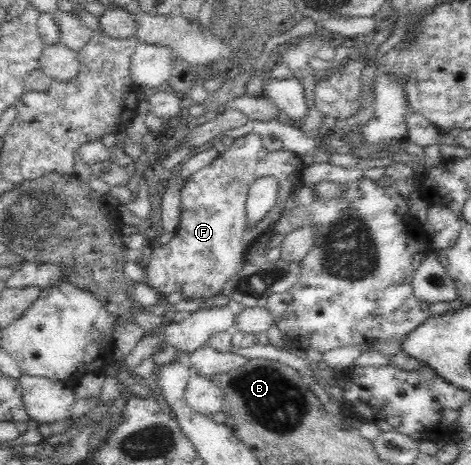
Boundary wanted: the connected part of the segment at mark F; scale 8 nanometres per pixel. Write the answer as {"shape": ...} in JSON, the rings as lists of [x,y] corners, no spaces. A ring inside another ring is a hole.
{"shape":[[[249,133],[238,138],[232,139],[231,145],[225,153],[219,154],[213,159],[211,165],[203,167],[197,171],[191,179],[185,182],[181,190],[181,213],[180,222],[176,232],[165,243],[160,246],[151,241],[146,252],[145,284],[150,288],[161,292],[163,295],[178,291],[187,300],[208,300],[211,295],[223,289],[225,281],[231,279],[235,273],[243,269],[245,253],[249,245],[273,223],[279,219],[279,211],[286,207],[288,198],[293,197],[293,187],[301,181],[305,162],[299,159],[298,155],[292,151],[269,151],[263,146],[261,136],[257,133]],[[261,177],[273,177],[277,180],[277,195],[273,207],[259,219],[255,225],[246,223],[246,199],[248,191],[255,181]]]}

